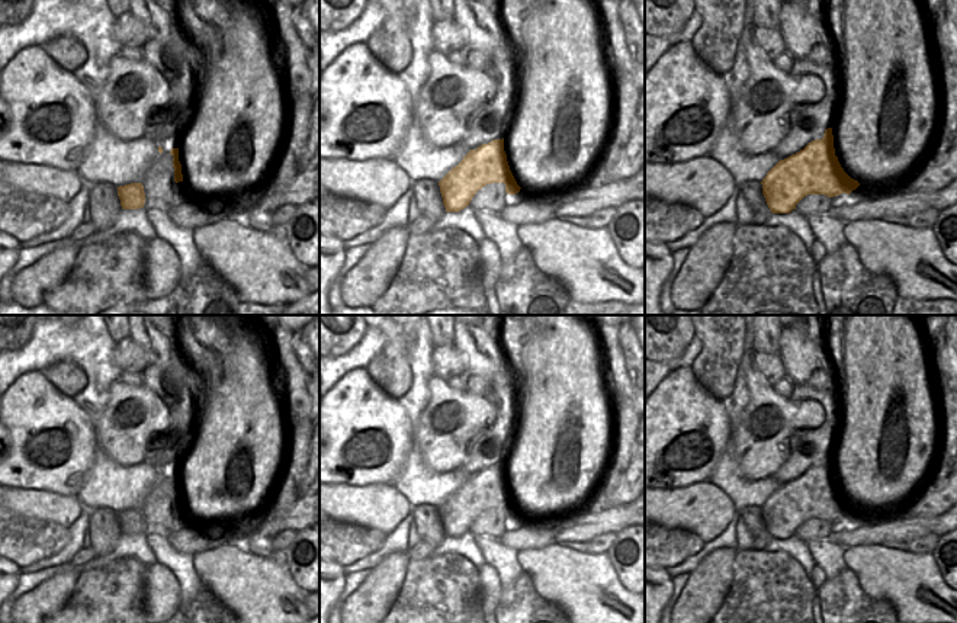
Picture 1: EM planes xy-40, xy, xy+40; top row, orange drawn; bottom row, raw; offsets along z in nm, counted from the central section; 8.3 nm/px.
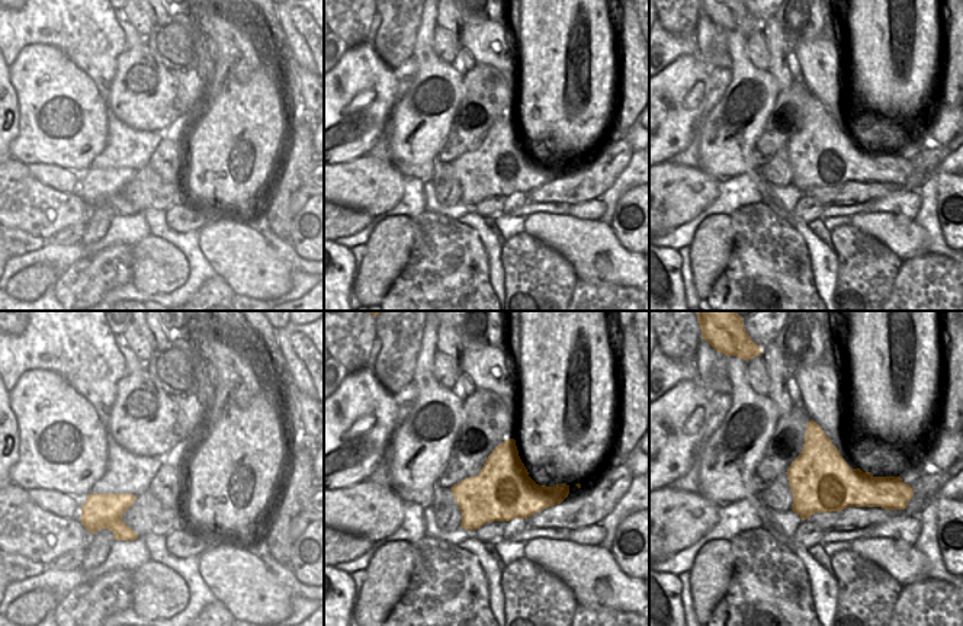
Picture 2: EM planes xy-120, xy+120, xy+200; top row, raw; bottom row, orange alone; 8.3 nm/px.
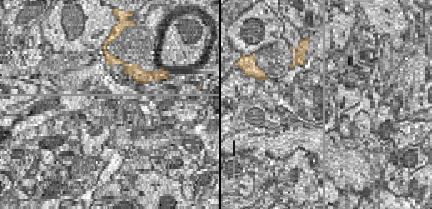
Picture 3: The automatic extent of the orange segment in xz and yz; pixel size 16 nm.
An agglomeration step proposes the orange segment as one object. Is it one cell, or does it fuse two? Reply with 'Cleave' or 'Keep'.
Cleave

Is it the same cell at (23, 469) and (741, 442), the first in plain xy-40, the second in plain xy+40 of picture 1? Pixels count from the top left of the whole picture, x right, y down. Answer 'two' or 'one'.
two

